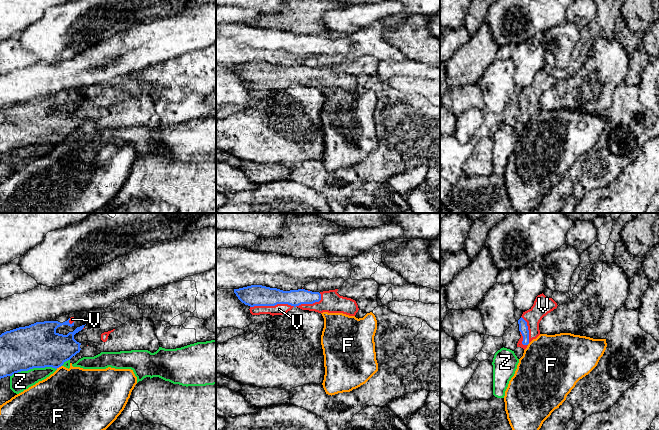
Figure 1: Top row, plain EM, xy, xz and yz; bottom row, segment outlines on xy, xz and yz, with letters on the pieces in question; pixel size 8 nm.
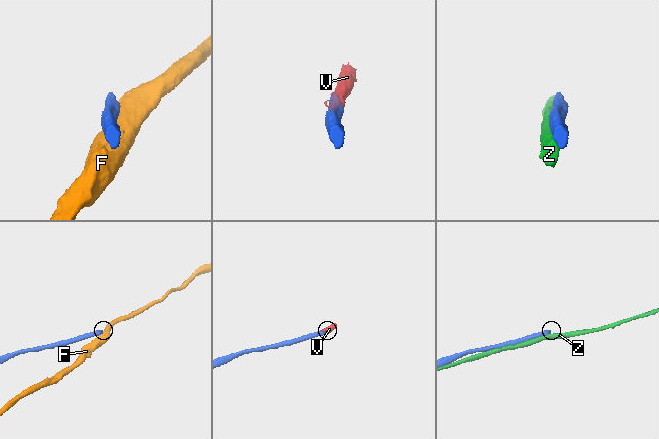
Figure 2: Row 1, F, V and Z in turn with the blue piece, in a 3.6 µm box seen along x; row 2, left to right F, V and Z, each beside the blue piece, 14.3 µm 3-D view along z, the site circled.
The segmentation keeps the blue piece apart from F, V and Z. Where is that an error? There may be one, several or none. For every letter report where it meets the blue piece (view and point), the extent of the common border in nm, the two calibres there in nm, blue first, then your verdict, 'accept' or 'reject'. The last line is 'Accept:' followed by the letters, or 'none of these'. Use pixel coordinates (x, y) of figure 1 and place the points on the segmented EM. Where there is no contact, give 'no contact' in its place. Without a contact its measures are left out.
F: xy (58, 367) | 50 nm | 360/440 nm | reject
V: xz (287, 303) | 600 nm | 180/90 nm | accept
Z: xy (33, 367) | 380 nm | 360/150 nm | reject
Accept: V

